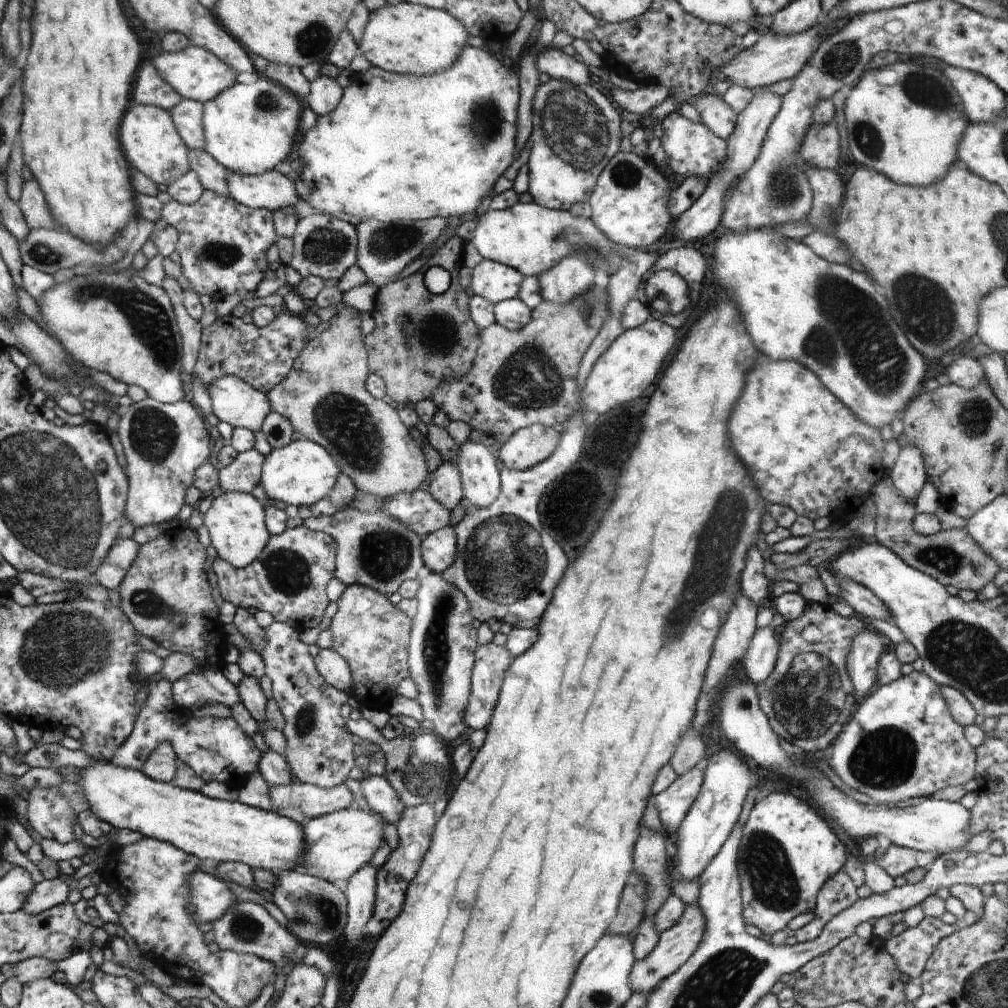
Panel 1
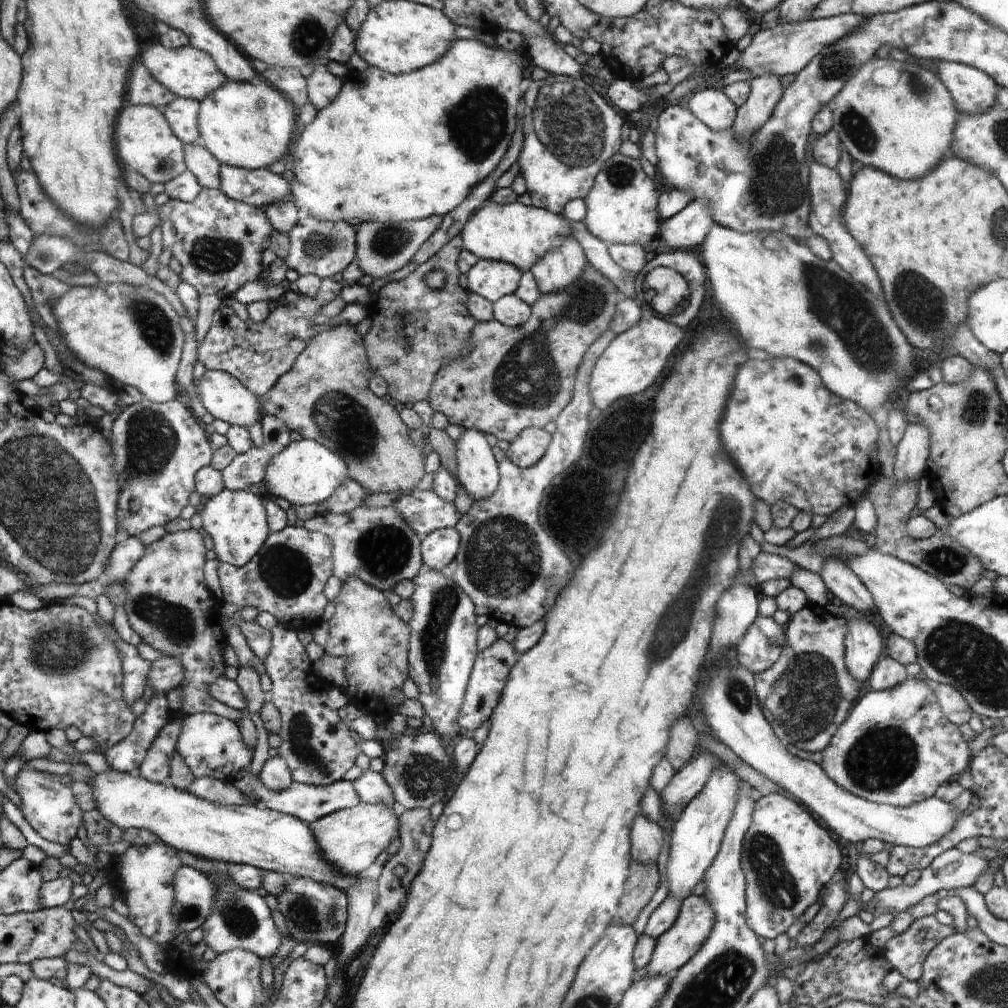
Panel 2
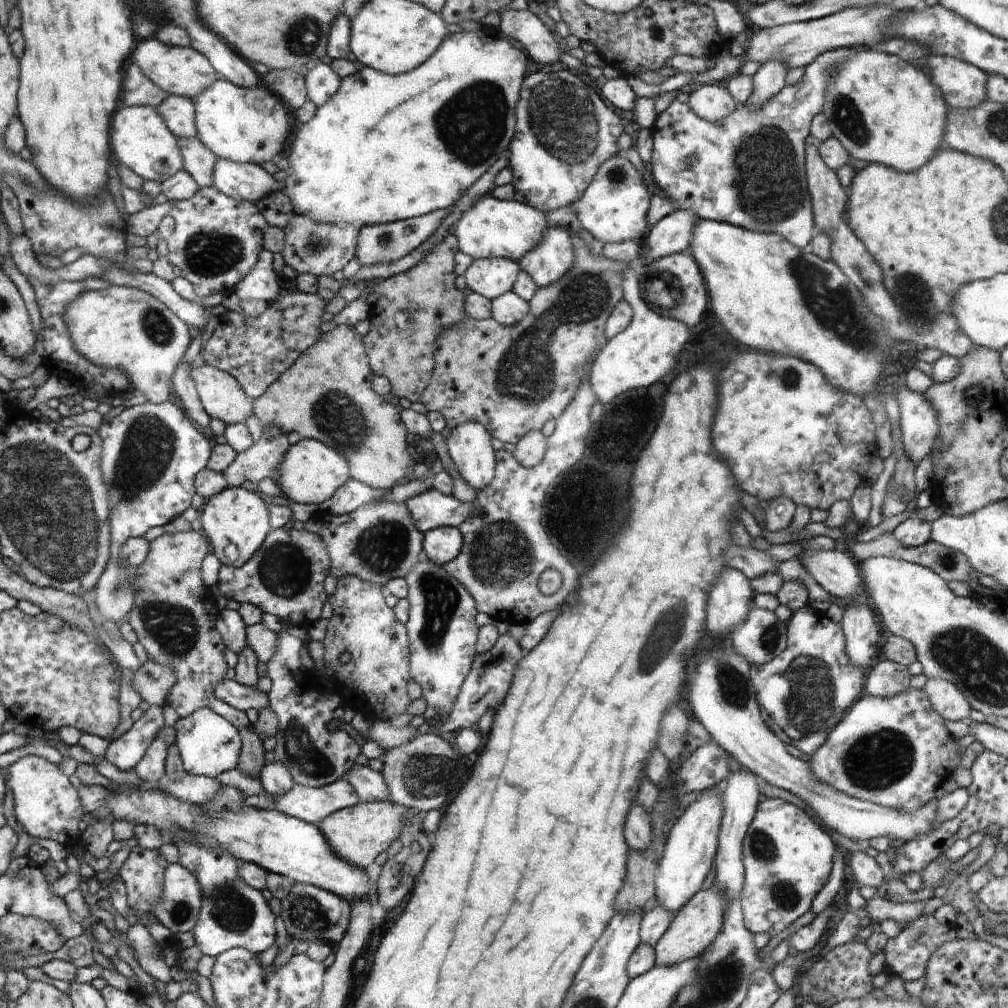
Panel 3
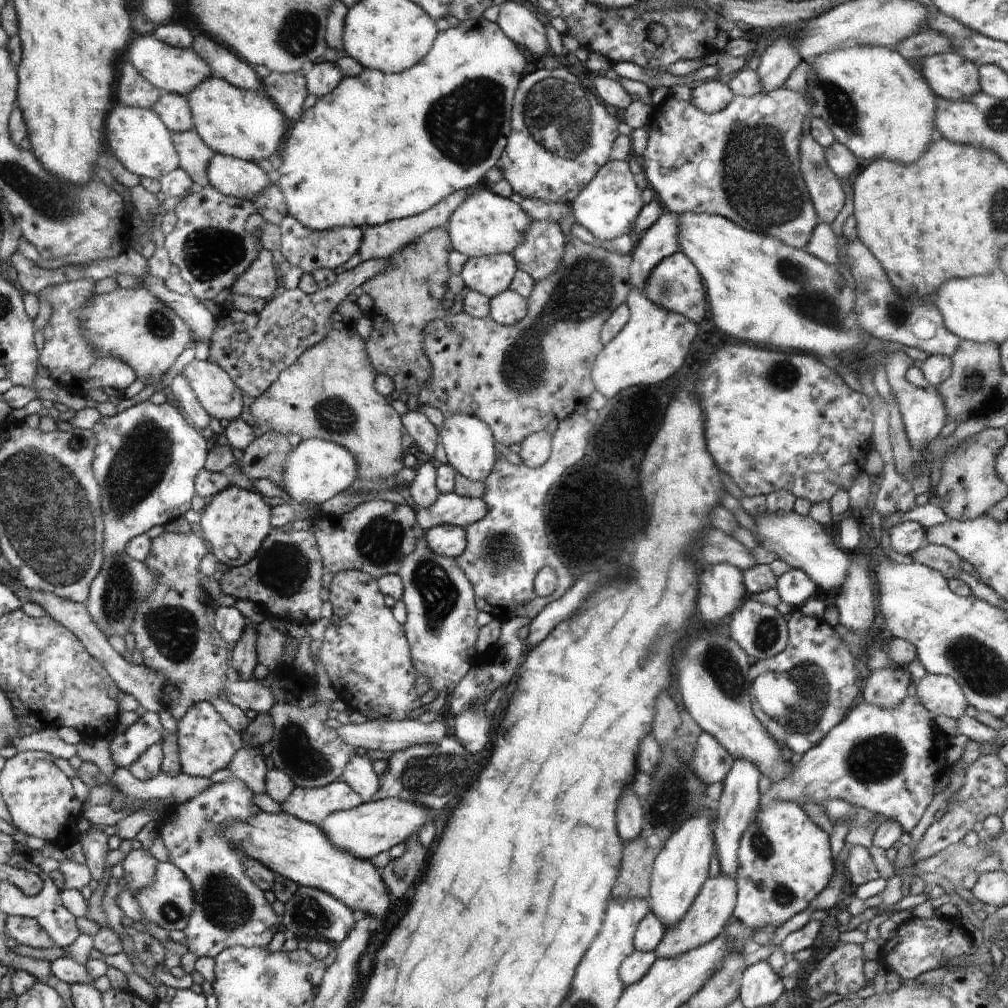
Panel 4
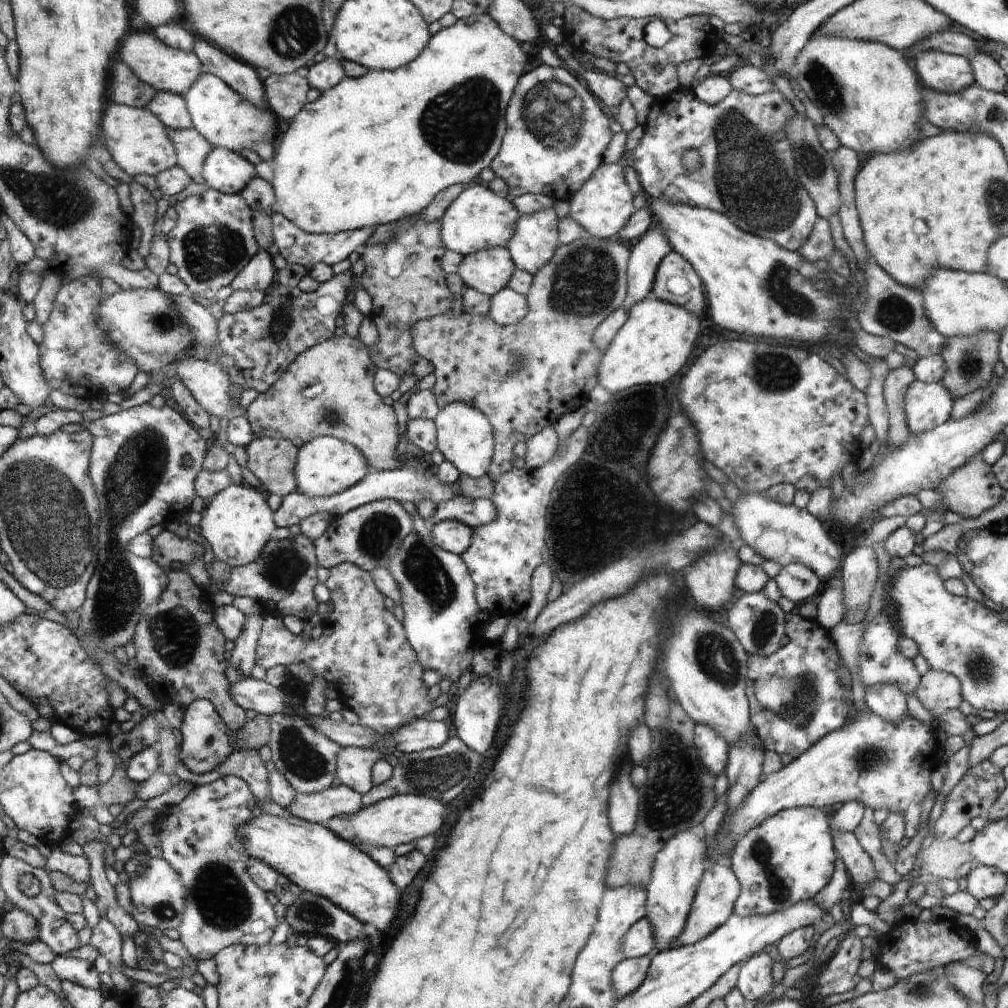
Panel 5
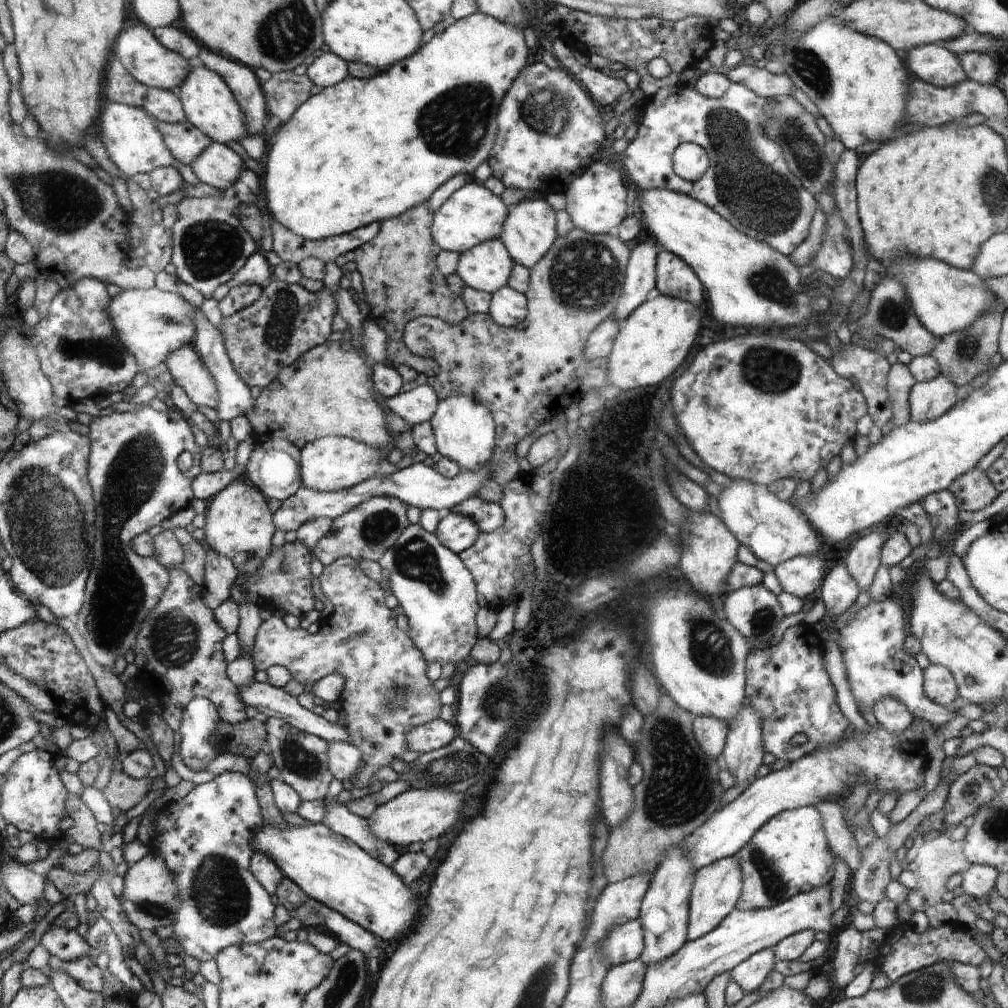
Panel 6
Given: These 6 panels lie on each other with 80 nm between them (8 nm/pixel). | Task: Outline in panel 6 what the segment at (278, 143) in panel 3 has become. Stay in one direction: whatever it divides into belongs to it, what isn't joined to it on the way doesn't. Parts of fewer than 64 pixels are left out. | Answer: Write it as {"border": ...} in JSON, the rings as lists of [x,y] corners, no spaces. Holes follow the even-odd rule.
{"border":[[[195,62],[180,90],[177,96],[182,100],[189,123],[206,133],[206,136],[209,136],[213,143],[226,145],[228,142],[237,142],[242,140],[244,136],[249,136],[247,118],[242,112],[241,105],[233,95],[229,85],[218,73]]]}

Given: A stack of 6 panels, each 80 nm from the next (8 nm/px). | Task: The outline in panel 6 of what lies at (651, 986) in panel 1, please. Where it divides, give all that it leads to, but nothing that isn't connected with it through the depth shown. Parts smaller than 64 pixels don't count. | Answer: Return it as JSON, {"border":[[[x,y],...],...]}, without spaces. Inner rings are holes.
{"border":[[[724,857],[700,868],[695,875],[691,893],[688,940],[700,939],[701,936],[708,935],[710,931],[720,926],[738,908],[737,902],[741,898],[742,887],[741,868],[734,857]]]}

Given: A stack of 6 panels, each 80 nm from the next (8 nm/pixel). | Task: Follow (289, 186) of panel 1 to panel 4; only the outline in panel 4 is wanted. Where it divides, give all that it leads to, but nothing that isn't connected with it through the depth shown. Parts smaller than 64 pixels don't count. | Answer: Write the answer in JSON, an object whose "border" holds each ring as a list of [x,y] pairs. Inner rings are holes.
{"border":[[[217,153],[209,164],[209,184],[226,196],[252,200],[272,182],[256,163]]]}

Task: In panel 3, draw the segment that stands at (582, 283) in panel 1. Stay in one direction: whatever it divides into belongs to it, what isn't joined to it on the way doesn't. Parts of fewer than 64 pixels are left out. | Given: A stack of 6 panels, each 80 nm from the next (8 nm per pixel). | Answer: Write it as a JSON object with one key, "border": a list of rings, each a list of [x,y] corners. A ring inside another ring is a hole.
{"border":[[[551,226],[545,232],[545,239],[532,251],[527,252],[519,261],[521,270],[527,272],[539,287],[560,281],[571,269],[575,259],[575,248],[570,233],[562,227]]]}

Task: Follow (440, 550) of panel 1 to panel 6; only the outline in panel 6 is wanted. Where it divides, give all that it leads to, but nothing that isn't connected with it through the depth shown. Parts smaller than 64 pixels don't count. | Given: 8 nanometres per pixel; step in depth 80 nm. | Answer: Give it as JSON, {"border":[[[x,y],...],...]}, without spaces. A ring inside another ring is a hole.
{"border":[[[452,510],[440,519],[435,535],[447,549],[460,554],[468,550],[479,537],[476,523],[464,515]]]}

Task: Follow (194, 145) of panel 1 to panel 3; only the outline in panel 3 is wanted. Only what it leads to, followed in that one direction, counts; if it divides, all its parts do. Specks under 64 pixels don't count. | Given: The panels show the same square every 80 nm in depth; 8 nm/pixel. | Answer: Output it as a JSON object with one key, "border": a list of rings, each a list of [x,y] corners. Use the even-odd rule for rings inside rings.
{"border":[[[169,95],[157,106],[157,111],[178,138],[191,139],[197,136],[196,105],[193,99]]]}

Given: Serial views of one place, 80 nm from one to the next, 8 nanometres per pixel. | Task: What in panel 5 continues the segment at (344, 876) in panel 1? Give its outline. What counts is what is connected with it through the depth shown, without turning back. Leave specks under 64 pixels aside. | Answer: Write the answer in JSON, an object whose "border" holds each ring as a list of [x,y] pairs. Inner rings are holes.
{"border":[[[394,795],[381,801],[370,803],[355,813],[336,815],[325,824],[333,833],[350,844],[358,846],[366,853],[370,847],[394,849],[400,844],[417,841],[426,835],[433,835],[434,830],[442,826],[446,808],[437,798],[422,795]]]}

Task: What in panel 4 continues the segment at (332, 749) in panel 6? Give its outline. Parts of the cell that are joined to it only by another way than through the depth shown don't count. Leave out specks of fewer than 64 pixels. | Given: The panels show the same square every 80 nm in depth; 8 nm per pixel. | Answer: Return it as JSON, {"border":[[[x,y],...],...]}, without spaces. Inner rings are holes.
{"border":[[[362,753],[347,765],[343,780],[346,781],[357,793],[363,802],[373,800],[373,796],[380,788],[380,779],[373,769],[372,760]]]}

